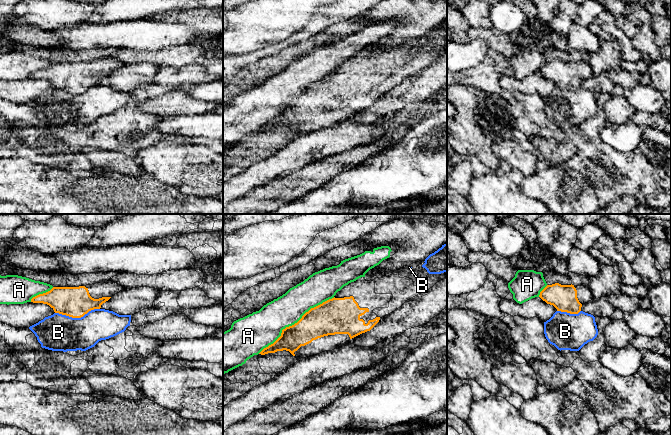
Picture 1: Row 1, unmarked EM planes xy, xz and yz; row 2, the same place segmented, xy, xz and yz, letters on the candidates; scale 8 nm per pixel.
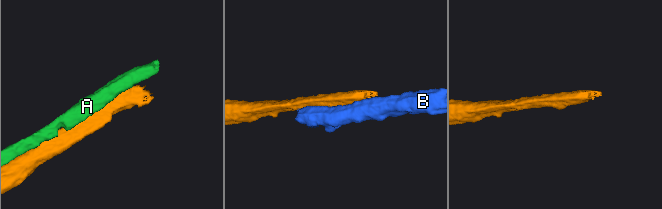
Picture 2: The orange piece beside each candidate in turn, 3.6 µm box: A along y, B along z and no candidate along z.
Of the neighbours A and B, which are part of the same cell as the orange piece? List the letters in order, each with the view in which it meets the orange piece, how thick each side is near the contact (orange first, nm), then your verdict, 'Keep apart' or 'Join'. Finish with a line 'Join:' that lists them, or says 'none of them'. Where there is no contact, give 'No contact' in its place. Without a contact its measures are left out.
A: Touches orange in xz. Thickness 260 nm (orange) against 280 nm. Keep apart
B: Touches orange in xy. Thickness 240 nm (orange) against 300 nm. Keep apart
Join: none of them

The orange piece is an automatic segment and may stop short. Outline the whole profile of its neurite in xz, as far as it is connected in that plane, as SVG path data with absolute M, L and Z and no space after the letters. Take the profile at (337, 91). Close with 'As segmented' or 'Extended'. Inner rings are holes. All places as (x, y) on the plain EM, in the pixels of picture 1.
M419 37L396 47L383 49L376 44L370 45L364 53L344 62L332 75L311 84L297 99L283 105L281 112L259 130L265 131L286 126L300 135L306 134L332 127L350 115L370 107L382 93L394 88L407 76L447 54L447 48L429 50L422 43L424 39Z. Extended

